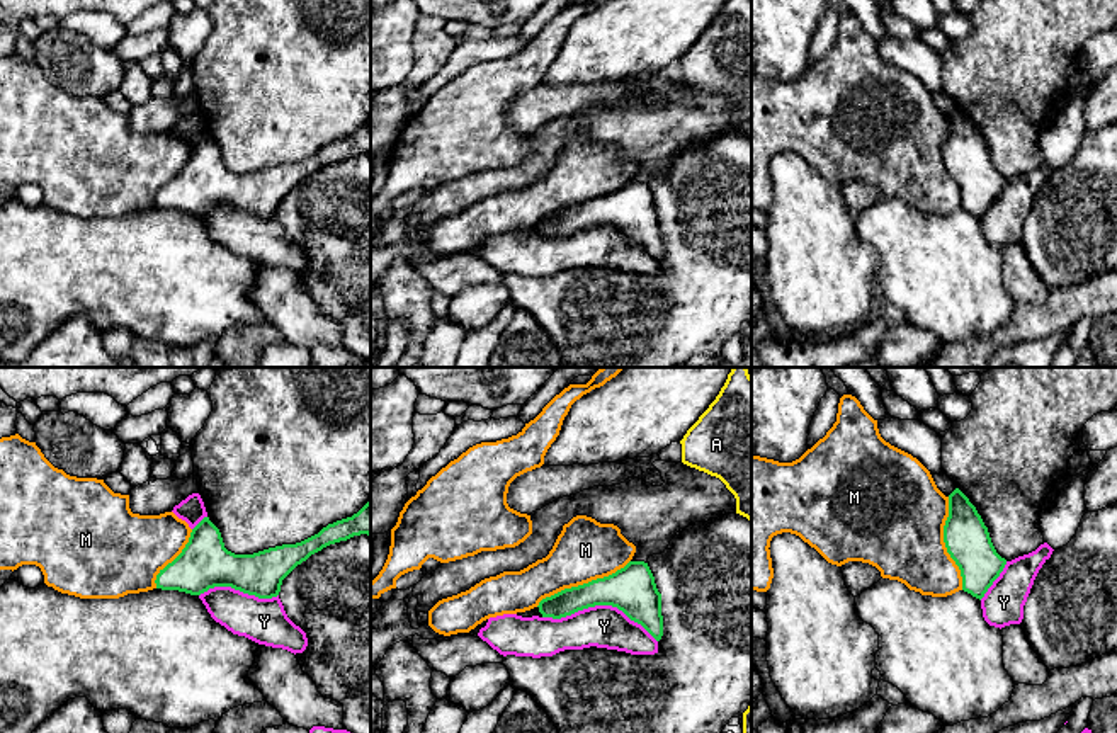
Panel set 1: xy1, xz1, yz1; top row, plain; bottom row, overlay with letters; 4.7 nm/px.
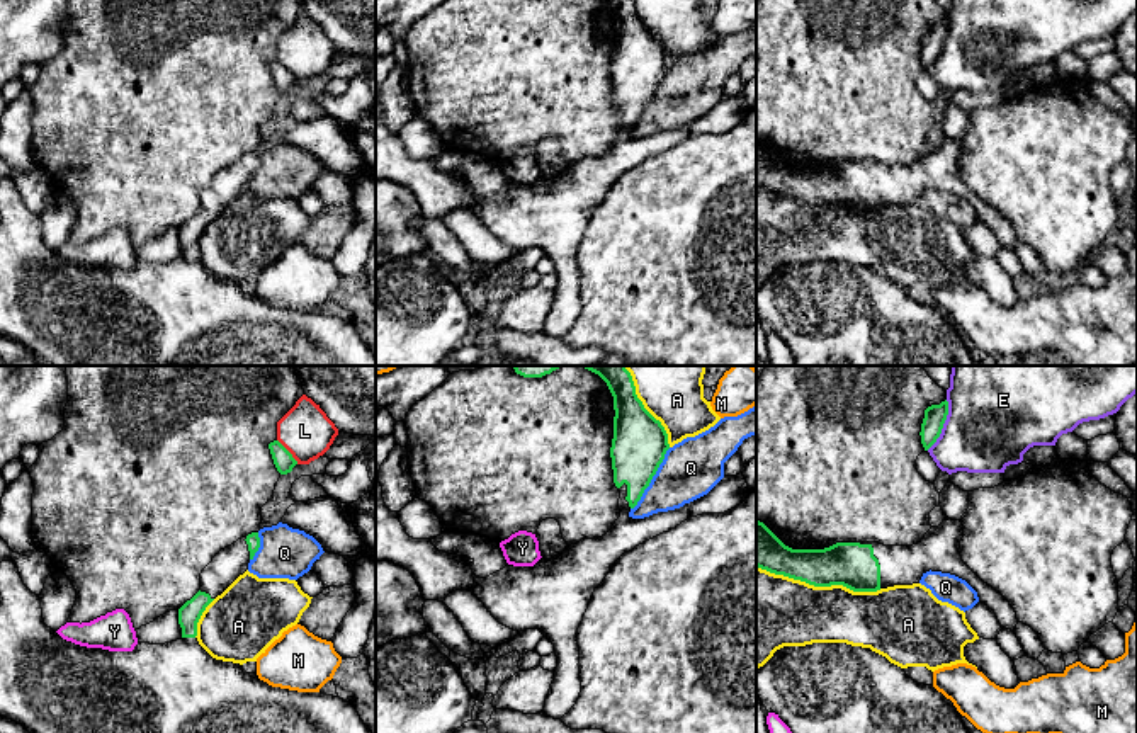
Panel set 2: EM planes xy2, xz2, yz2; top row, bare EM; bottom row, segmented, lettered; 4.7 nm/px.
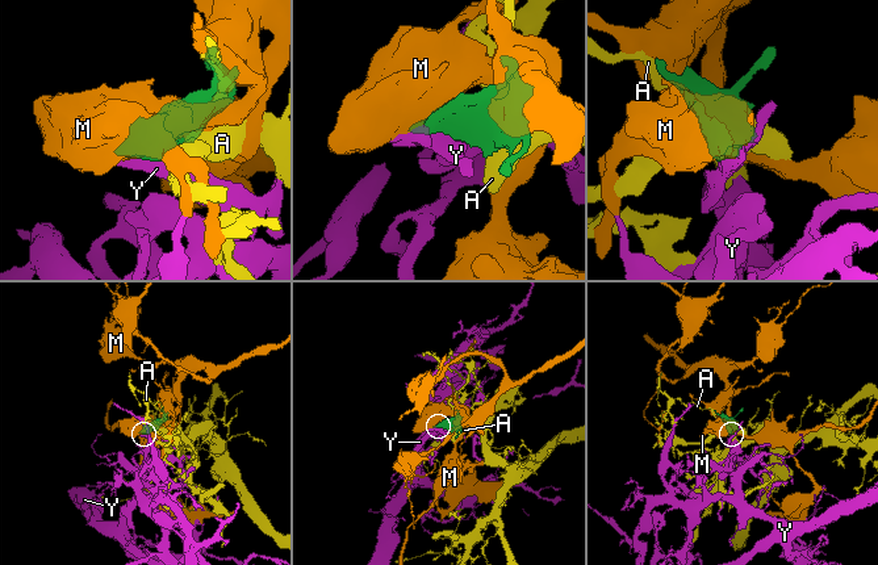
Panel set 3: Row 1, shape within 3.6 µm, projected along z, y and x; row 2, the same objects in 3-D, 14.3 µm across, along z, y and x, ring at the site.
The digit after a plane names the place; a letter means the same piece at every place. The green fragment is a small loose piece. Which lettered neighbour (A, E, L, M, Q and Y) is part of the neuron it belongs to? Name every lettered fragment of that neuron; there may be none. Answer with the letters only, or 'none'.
none

